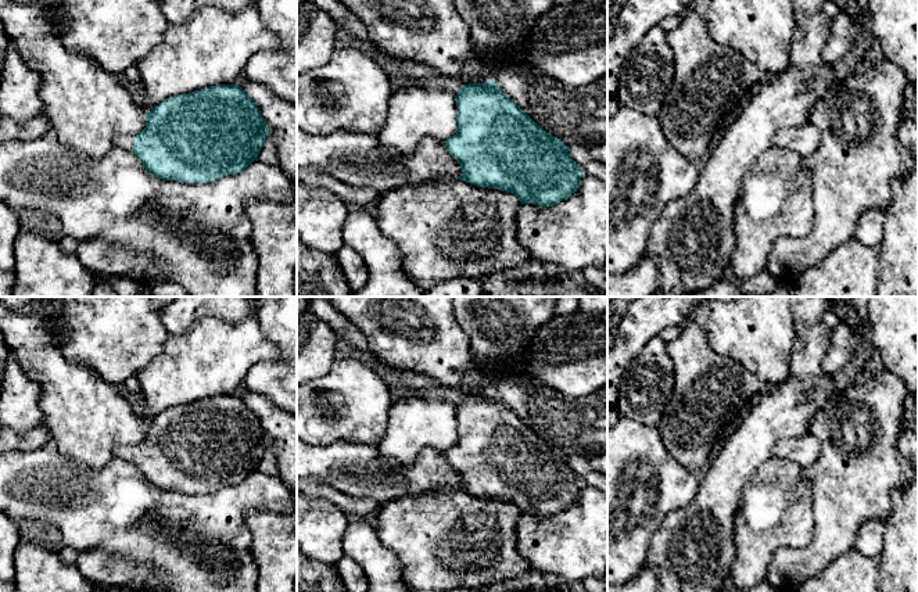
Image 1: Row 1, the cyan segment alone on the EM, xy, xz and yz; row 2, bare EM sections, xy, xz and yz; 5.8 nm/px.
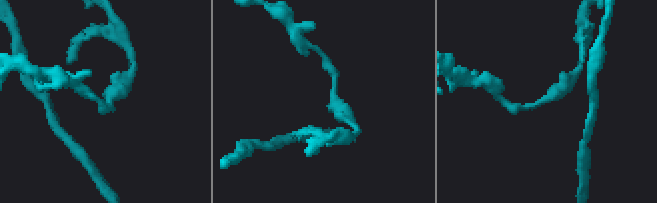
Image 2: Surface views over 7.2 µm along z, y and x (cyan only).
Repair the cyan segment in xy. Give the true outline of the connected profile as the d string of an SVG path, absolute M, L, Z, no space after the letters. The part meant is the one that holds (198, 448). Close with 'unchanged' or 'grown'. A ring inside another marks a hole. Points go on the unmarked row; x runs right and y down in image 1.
M216 395L172 406L146 426L146 438L136 446L118 446L115 458L132 462L155 488L184 494L211 494L237 485L258 471L269 438L248 405L237 395Z; grown

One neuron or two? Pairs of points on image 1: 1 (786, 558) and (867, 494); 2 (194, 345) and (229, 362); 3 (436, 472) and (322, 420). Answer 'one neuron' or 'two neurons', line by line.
1: one neuron
2: one neuron
3: two neurons

